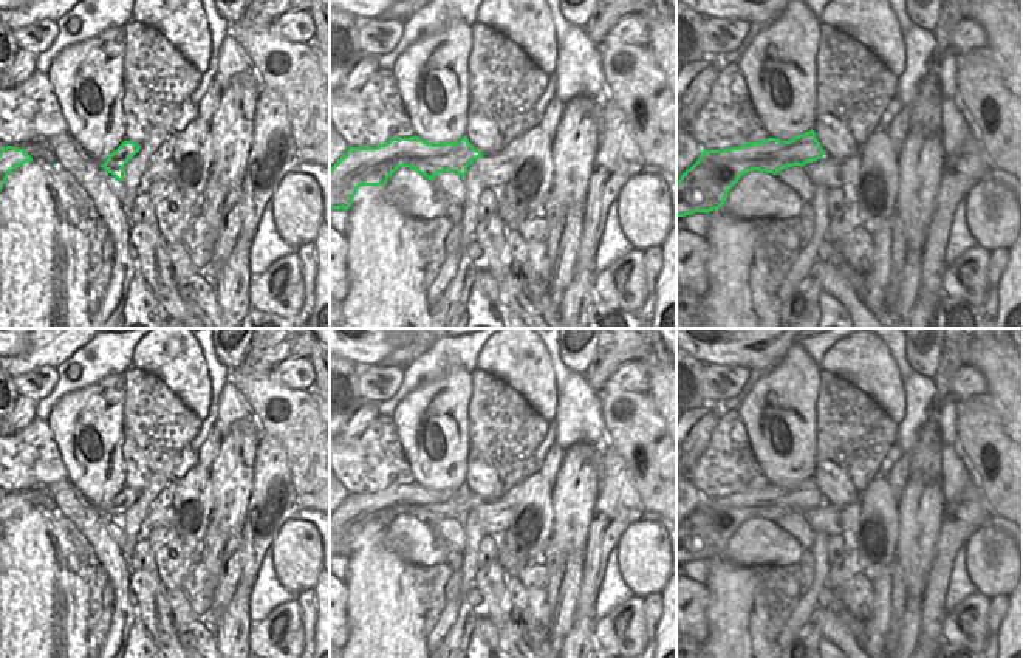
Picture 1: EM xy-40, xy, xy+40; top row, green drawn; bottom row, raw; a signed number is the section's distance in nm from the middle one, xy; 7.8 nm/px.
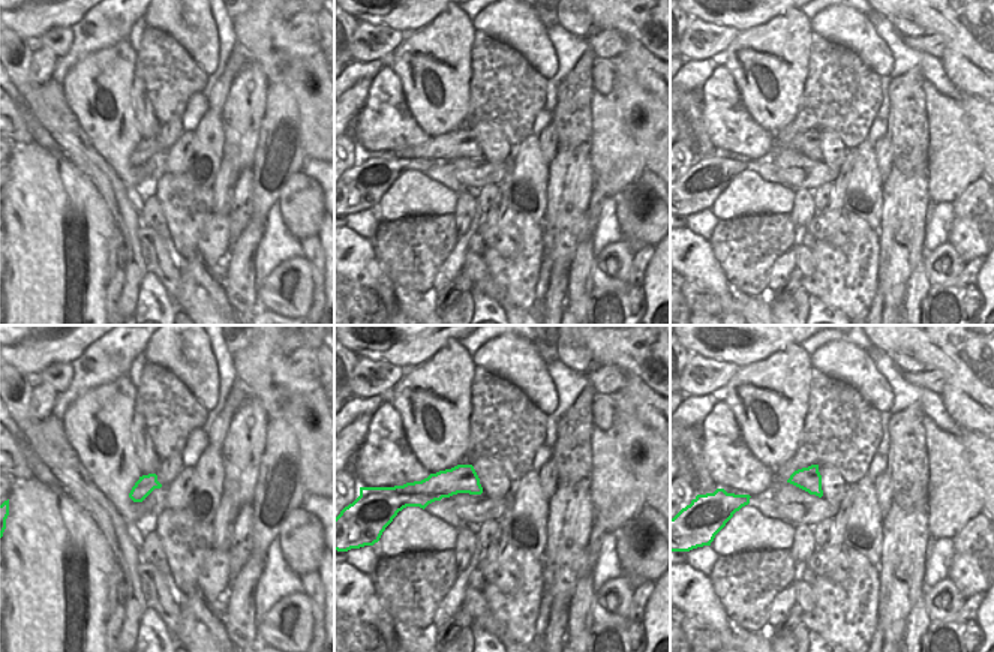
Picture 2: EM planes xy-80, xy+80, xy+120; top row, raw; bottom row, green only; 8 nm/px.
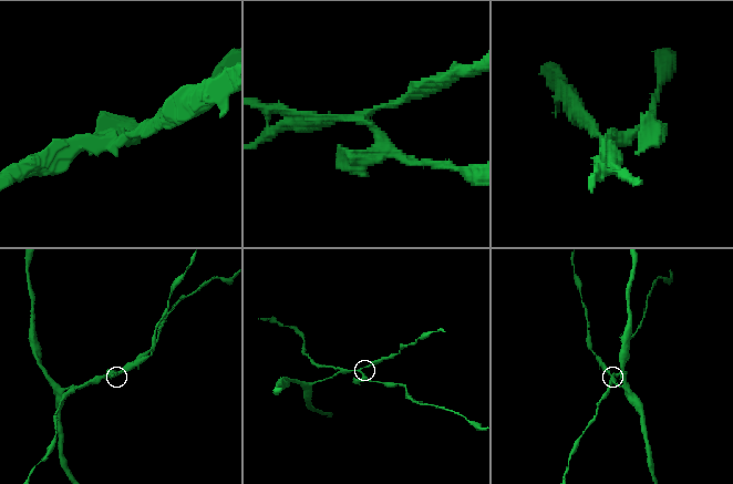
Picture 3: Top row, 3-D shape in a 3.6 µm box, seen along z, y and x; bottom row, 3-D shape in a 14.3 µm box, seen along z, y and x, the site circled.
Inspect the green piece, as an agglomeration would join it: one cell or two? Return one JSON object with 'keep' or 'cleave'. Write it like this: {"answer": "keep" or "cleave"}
{"answer": "cleave"}

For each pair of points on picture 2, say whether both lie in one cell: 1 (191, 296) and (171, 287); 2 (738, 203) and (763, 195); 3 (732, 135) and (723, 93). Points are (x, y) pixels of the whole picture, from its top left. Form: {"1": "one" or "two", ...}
{"1": "two", "2": "one", "3": "one"}

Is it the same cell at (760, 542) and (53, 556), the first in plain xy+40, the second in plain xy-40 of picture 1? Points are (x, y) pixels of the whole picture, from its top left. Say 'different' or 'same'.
different

